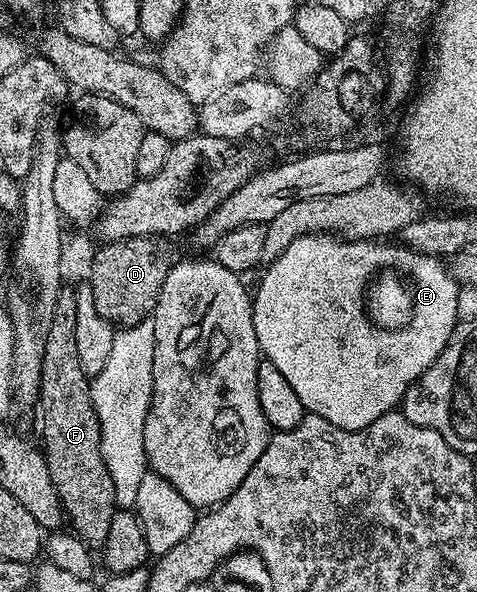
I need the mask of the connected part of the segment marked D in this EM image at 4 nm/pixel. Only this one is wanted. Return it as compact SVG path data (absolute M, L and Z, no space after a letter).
M151 237L111 241L97 250L90 266L90 281L95 309L119 327L136 325L151 317L156 309L165 274L170 266Z

